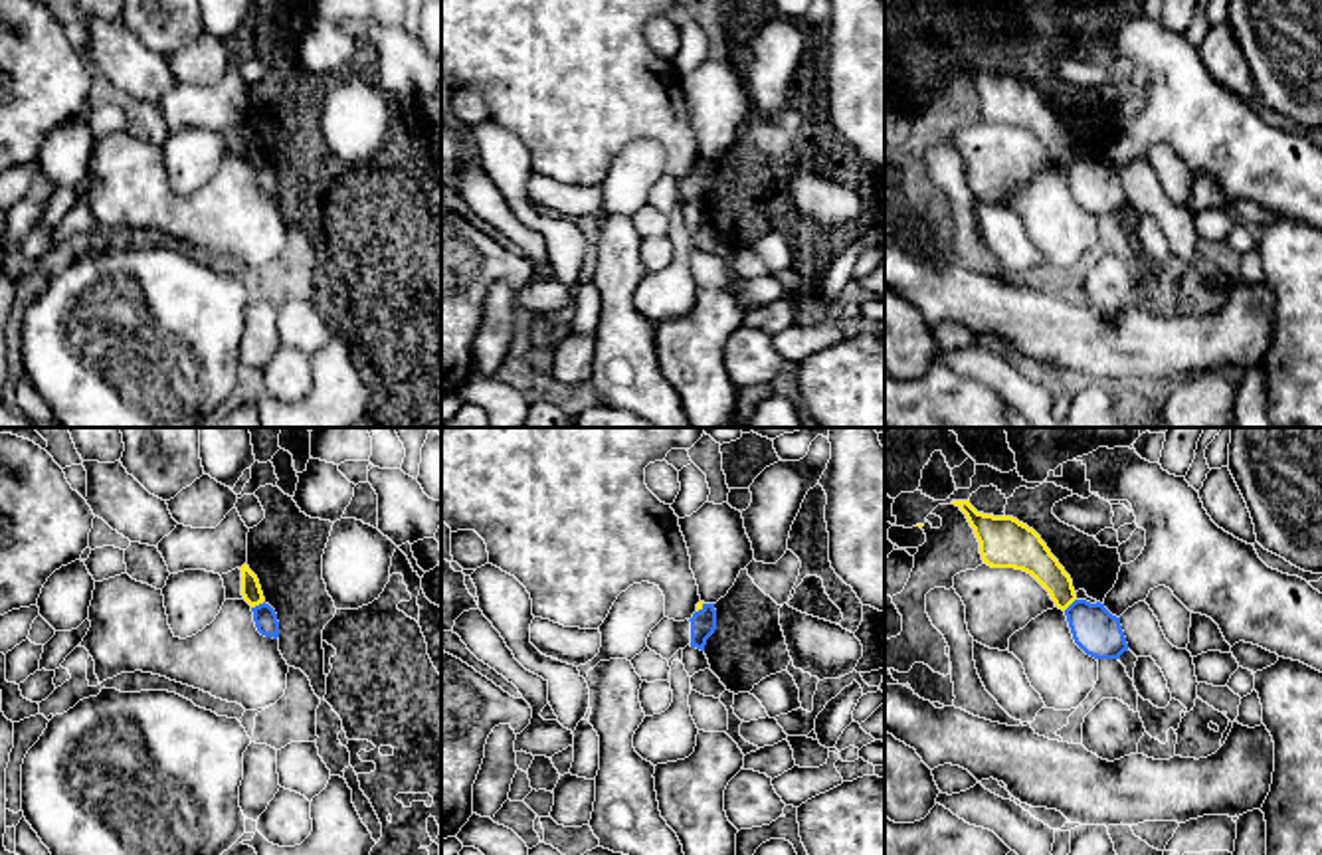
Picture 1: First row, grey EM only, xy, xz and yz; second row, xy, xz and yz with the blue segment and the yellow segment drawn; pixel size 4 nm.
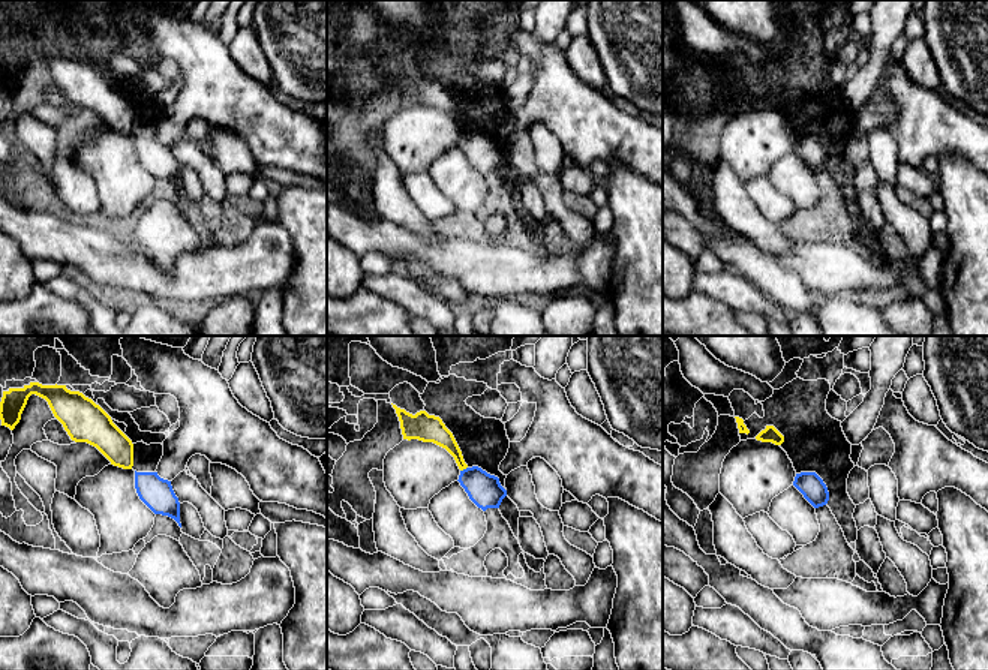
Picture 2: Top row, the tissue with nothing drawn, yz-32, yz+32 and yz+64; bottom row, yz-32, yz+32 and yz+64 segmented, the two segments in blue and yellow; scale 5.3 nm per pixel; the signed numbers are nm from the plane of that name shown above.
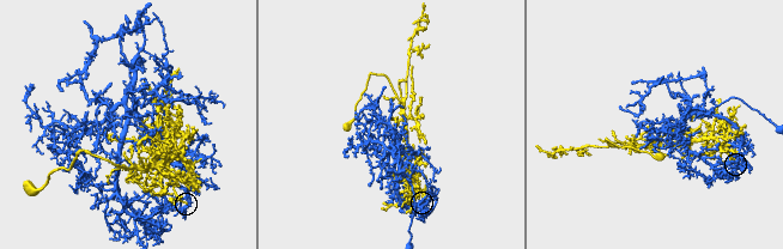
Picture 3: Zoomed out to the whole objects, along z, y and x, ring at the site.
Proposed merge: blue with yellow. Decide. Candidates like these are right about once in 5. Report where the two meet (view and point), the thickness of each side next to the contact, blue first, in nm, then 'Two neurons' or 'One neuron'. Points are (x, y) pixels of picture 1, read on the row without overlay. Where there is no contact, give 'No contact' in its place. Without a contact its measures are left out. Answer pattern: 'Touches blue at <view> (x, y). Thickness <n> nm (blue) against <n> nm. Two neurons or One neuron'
Touches blue at xy (260, 161). Thickness 100 nm (blue) against 80 nm. Two neurons

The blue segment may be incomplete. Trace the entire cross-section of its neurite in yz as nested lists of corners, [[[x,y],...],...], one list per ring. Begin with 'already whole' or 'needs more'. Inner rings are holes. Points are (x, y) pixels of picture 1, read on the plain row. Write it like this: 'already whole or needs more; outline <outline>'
already whole; outline [[[1075,156],[1065,166],[1075,200],[1094,216],[1120,216],[1128,200],[1120,174],[1112,172],[1104,160]]]

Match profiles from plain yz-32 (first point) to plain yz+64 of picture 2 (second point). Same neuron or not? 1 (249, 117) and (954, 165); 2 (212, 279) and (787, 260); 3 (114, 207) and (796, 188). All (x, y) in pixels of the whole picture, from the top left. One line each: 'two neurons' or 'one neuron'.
1: two neurons
2: one neuron
3: one neuron

